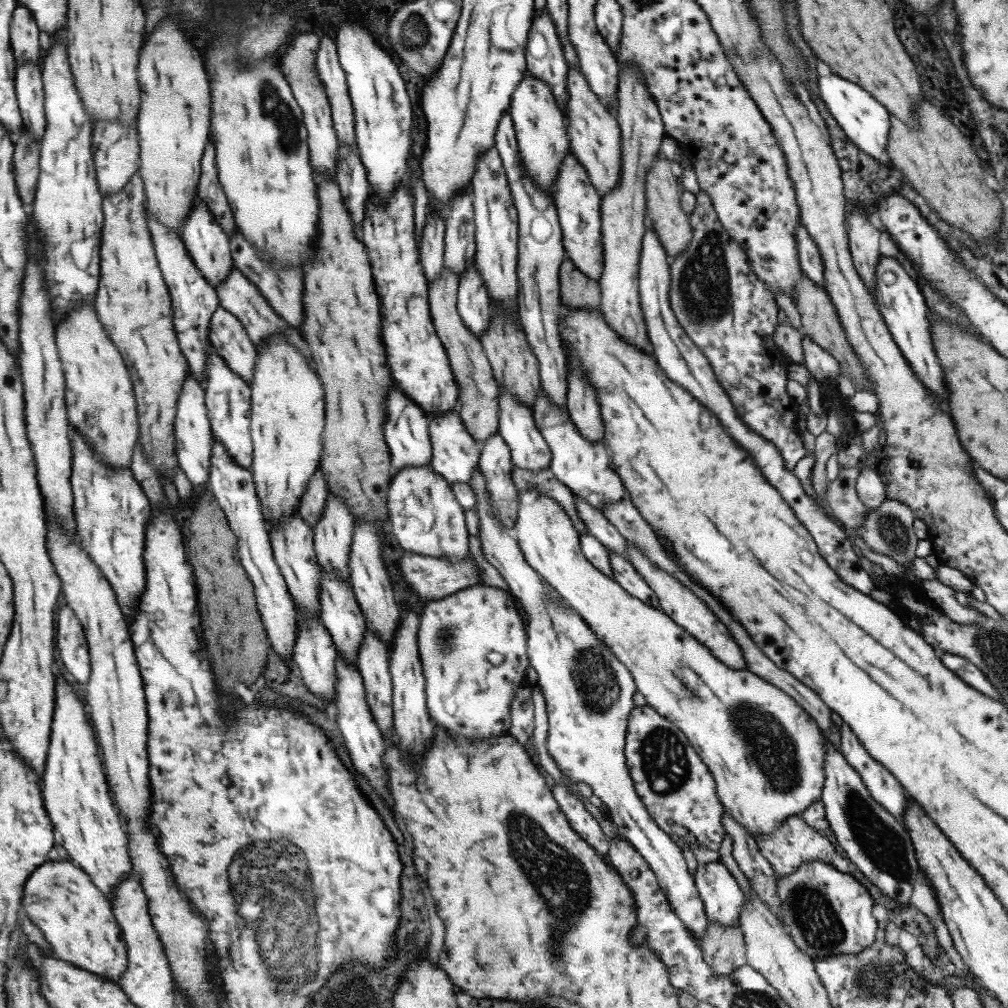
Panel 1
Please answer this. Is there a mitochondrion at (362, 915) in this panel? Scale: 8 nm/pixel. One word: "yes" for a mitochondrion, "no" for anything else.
no

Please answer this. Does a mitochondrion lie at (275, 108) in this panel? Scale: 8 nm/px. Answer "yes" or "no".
yes

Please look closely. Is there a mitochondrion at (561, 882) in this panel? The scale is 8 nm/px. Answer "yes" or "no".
yes

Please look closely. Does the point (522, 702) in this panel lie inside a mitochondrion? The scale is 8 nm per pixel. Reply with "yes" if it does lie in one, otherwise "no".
yes

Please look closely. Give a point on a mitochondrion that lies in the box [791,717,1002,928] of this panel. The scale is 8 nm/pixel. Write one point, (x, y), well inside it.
(879, 840)

